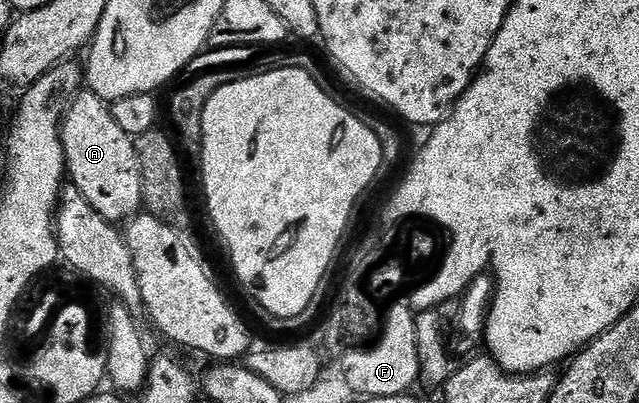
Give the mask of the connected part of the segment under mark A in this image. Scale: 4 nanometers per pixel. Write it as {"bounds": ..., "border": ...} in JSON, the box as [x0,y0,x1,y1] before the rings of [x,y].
{"bounds":[62,92,143,223],"border":[[[79,92],[62,119],[62,146],[69,180],[104,219],[122,223],[143,208],[142,172],[134,138],[120,131],[107,102],[92,92]]]}

